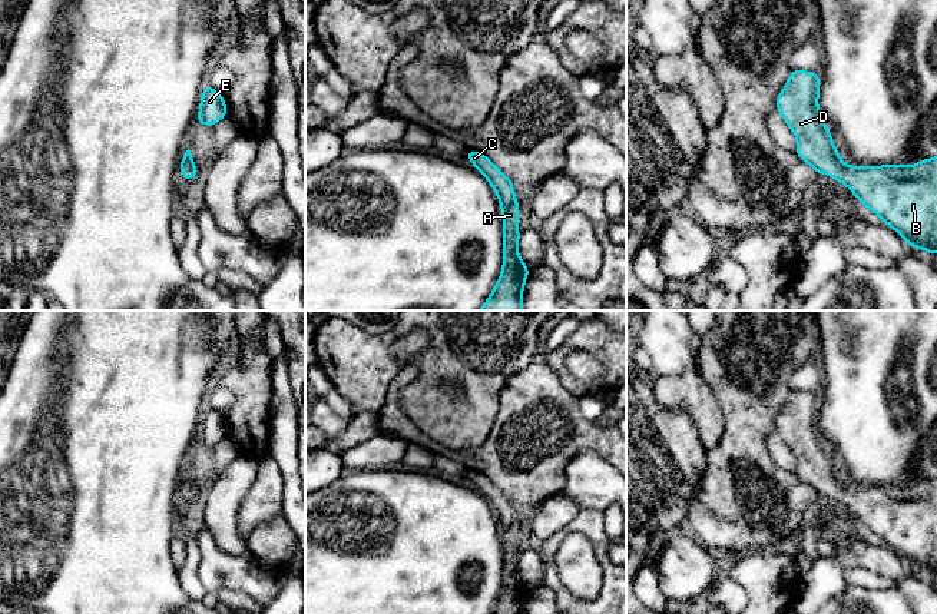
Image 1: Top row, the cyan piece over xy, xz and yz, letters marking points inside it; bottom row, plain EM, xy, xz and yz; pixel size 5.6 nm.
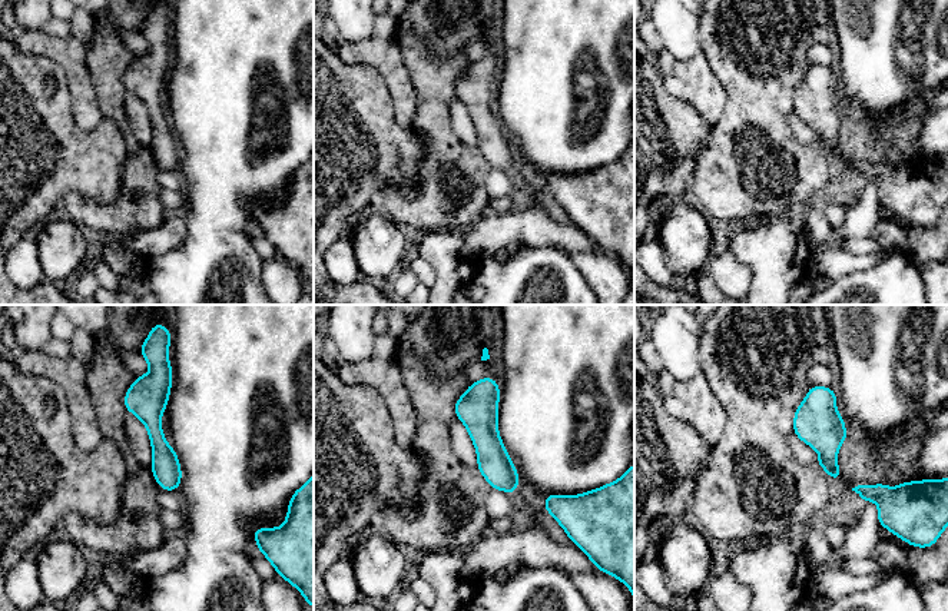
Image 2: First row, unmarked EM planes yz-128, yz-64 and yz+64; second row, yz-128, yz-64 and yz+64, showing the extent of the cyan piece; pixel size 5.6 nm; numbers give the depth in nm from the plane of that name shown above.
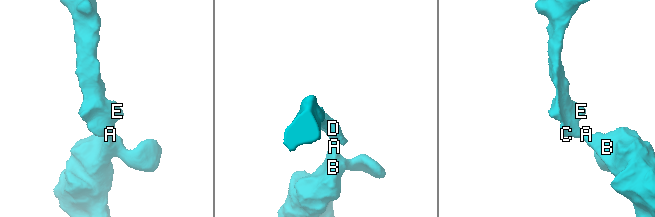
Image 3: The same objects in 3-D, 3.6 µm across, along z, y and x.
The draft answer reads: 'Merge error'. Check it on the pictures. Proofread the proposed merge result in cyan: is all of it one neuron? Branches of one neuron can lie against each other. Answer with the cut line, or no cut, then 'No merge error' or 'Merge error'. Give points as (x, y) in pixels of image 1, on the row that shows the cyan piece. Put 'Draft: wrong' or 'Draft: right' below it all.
No split. No merge error
Draft: wrong

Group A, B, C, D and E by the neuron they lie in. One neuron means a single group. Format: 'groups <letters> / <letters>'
groups A B C D E

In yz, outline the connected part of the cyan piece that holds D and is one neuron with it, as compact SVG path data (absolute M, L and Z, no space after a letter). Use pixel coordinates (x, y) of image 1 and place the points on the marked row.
M791 70L788 83L777 96L777 110L797 137L795 153L818 175L831 175L844 183L858 202L893 228L911 249L923 248L927 255L937 252L937 157L923 159L911 166L850 166L841 160L832 135L818 110L820 73Z

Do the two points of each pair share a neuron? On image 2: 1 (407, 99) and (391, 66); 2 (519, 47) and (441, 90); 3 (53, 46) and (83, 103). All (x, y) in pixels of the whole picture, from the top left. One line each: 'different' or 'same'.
1: same
2: different
3: same

